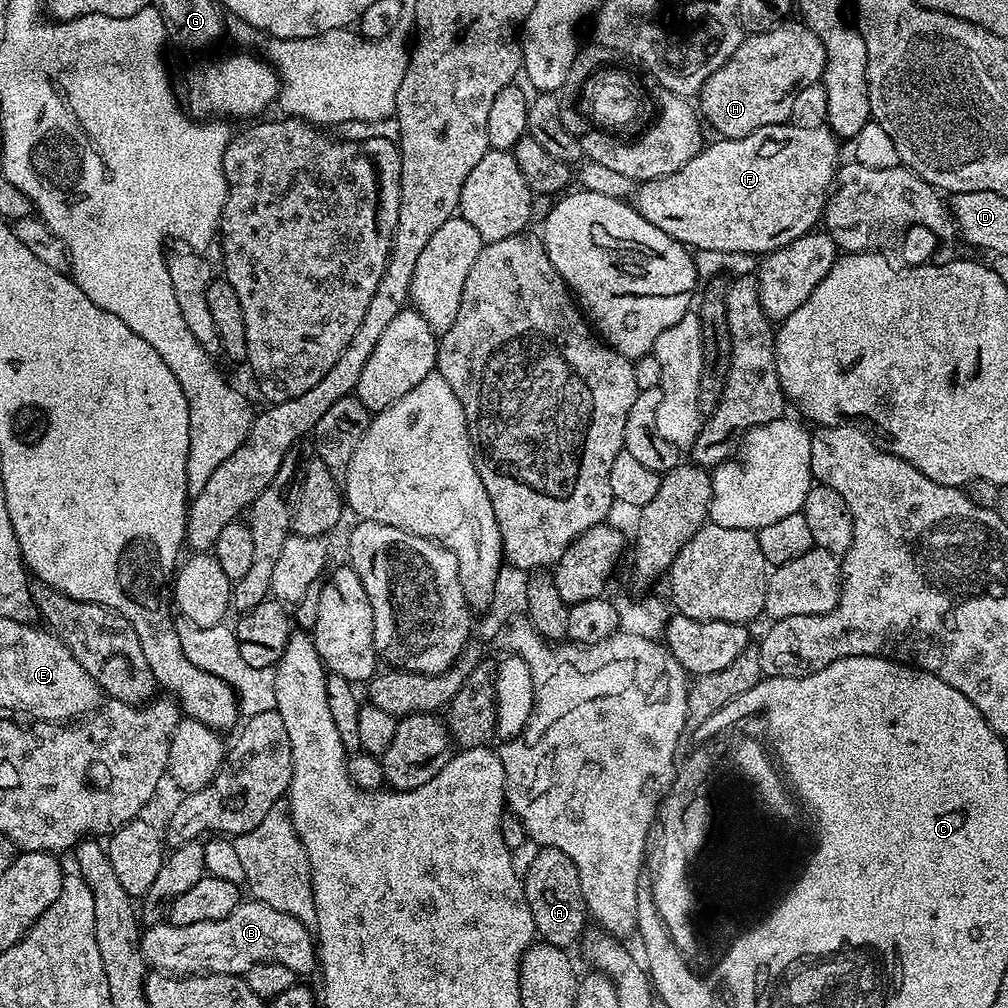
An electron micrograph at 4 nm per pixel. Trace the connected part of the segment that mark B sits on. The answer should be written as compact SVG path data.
M245 899L226 918L214 922L190 922L190 926L174 926L156 922L145 927L140 938L144 963L157 972L174 976L195 976L217 972L238 976L258 962L282 962L289 970L304 974L317 967L318 945L309 925L266 906L261 900Z

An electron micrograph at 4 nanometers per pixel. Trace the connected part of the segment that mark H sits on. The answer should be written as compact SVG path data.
M789 19L787 22L782 22L777 28L771 28L769 32L754 32L745 35L744 41L738 46L738 50L734 50L734 54L729 58L724 65L718 70L714 70L714 74L710 74L710 78L706 78L706 82L701 86L698 93L698 112L701 117L706 121L707 127L713 128L716 131L715 135L717 137L723 138L725 140L741 140L746 138L750 134L754 134L758 130L762 130L766 126L774 126L775 124L786 124L791 121L791 106L794 103L794 98L797 97L798 92L805 90L811 84L821 83L822 77L824 75L824 63L827 62L826 50L824 49L824 43L816 37L814 30L810 30L807 24L801 22L799 19L792 20Z

